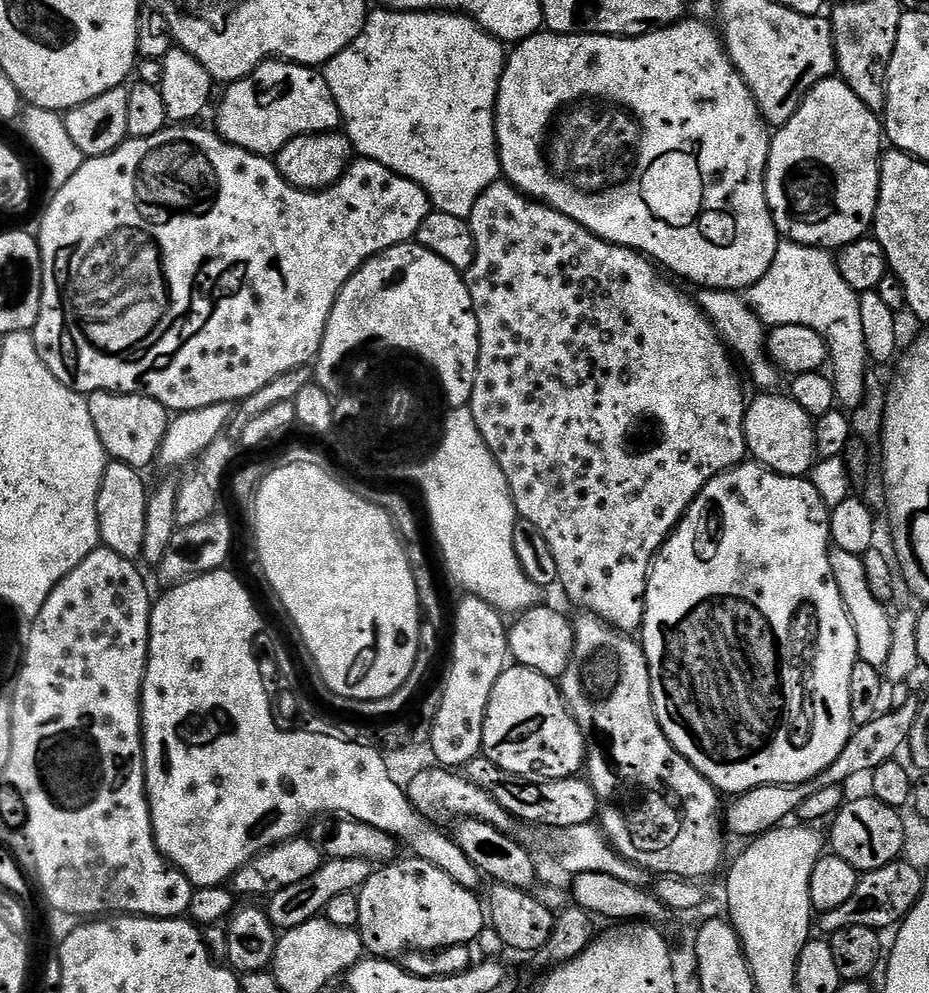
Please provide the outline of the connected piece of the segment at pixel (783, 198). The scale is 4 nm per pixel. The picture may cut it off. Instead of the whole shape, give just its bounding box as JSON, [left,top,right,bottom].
[764,78,882,250]

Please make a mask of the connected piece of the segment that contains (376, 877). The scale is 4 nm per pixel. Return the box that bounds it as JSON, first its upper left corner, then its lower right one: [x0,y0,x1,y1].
[358,858,486,958]

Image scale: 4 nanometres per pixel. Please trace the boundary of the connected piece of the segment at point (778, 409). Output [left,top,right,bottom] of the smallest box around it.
[744,390,818,477]

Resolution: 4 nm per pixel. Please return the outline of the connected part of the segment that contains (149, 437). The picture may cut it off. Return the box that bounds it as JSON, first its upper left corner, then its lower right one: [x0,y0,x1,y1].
[86,392,170,470]

